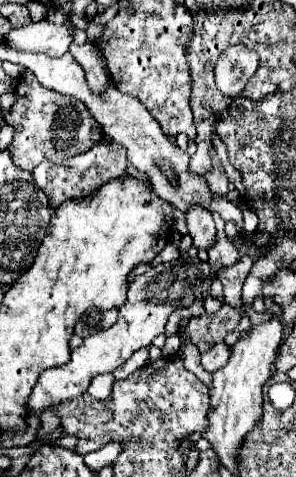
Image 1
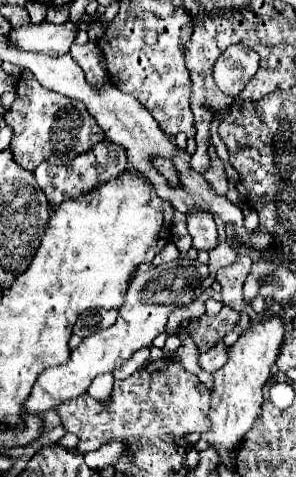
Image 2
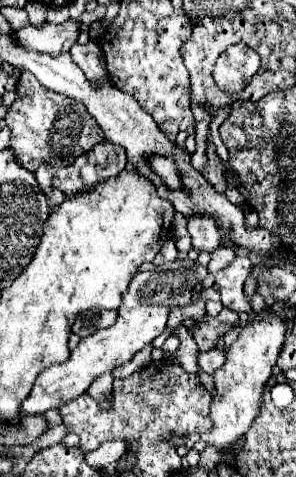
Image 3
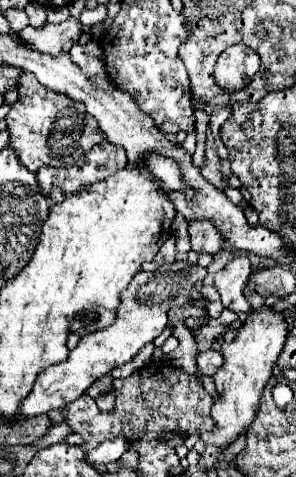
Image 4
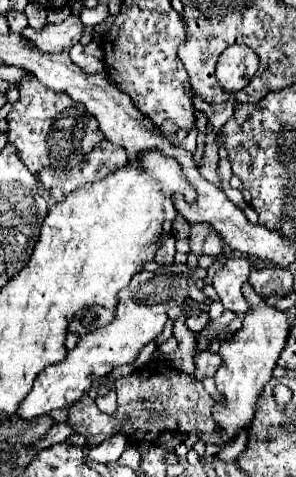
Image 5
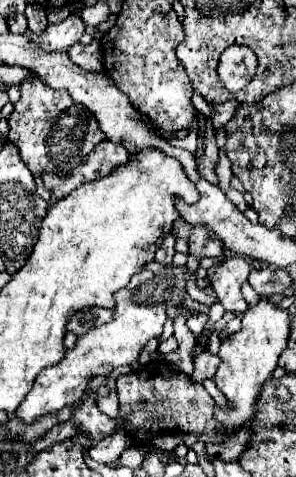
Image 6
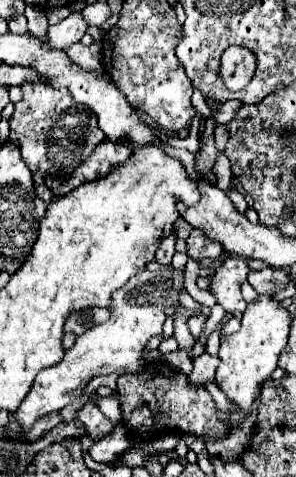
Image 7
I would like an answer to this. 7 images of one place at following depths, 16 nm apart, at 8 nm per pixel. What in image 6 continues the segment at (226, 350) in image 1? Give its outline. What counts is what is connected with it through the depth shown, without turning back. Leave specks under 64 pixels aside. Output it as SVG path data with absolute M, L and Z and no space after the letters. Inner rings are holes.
M202 352L200 356L194 358L194 372L190 374L190 380L196 384L202 384L204 380L214 378L218 364L220 364L218 356L212 356L210 352Z

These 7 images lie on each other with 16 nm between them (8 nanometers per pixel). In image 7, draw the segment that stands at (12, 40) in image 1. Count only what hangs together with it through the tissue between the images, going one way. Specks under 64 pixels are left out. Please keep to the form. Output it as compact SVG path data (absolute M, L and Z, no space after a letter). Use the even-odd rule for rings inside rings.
M72 12L68 18L64 18L58 24L48 28L42 44L52 50L64 50L64 48L80 42L80 38L86 34L86 30L88 30L88 22L84 20L82 12Z

